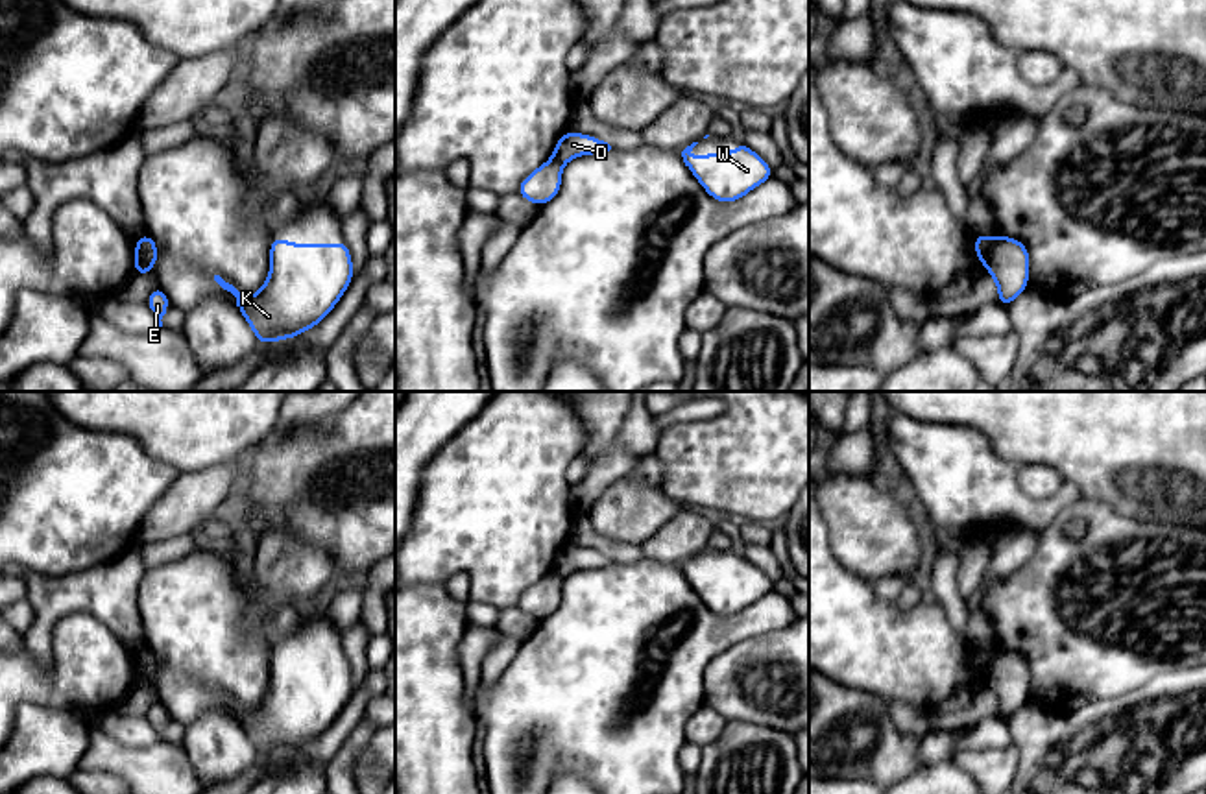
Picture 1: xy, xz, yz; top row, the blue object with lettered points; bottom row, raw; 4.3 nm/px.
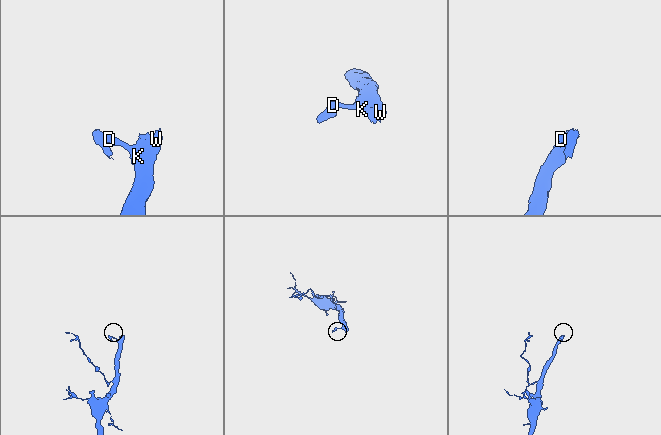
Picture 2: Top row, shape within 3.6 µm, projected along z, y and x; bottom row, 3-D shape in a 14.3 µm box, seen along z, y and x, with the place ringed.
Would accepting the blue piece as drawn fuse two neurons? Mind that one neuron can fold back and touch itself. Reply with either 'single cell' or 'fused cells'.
fused cells

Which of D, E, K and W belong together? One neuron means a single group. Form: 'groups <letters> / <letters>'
groups D K W / E

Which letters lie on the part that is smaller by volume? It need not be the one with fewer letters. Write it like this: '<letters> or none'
E

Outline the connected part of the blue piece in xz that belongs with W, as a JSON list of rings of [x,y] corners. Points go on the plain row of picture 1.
[[[737,556],[735,565],[709,565],[706,571],[691,567],[696,558],[681,565],[683,576],[717,617],[739,615],[774,589],[774,582],[744,556]]]

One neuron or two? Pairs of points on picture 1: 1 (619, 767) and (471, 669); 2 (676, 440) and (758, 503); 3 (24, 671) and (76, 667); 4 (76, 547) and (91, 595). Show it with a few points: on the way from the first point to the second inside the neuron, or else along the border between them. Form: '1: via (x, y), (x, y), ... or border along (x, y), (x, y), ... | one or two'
1: border along (479, 682), (471, 709) | two
2: via (697, 457), (706, 464), (719, 464), (737, 482) | one
3: via (37, 676), (63, 676) | one
4: border along (124, 553), (82, 571), (63, 575), (41, 573) | two

